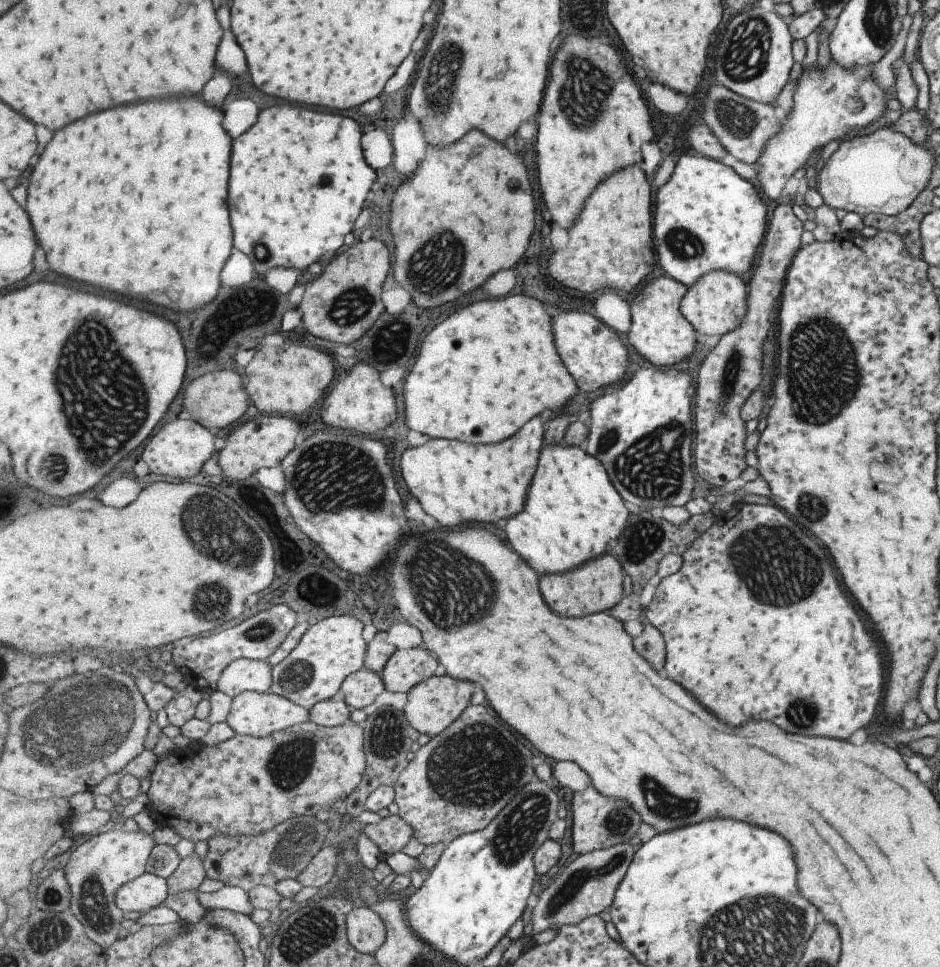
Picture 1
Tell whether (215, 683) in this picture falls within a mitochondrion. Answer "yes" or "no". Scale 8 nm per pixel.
no

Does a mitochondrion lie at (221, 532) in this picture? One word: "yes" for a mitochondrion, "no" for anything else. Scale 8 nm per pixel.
yes

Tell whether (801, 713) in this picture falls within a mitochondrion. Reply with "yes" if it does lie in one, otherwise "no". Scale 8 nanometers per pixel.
yes

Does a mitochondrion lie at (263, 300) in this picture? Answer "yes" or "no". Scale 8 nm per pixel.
no

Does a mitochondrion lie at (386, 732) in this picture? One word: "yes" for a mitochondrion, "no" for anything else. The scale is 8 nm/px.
yes

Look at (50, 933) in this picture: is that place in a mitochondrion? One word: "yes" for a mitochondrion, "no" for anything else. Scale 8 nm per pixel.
yes

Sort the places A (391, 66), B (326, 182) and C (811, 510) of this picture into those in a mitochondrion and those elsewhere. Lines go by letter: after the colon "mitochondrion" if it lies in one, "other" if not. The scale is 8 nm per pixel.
A: other
B: mitochondrion
C: mitochondrion

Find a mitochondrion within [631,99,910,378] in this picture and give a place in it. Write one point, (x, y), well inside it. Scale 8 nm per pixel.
(681, 244)

